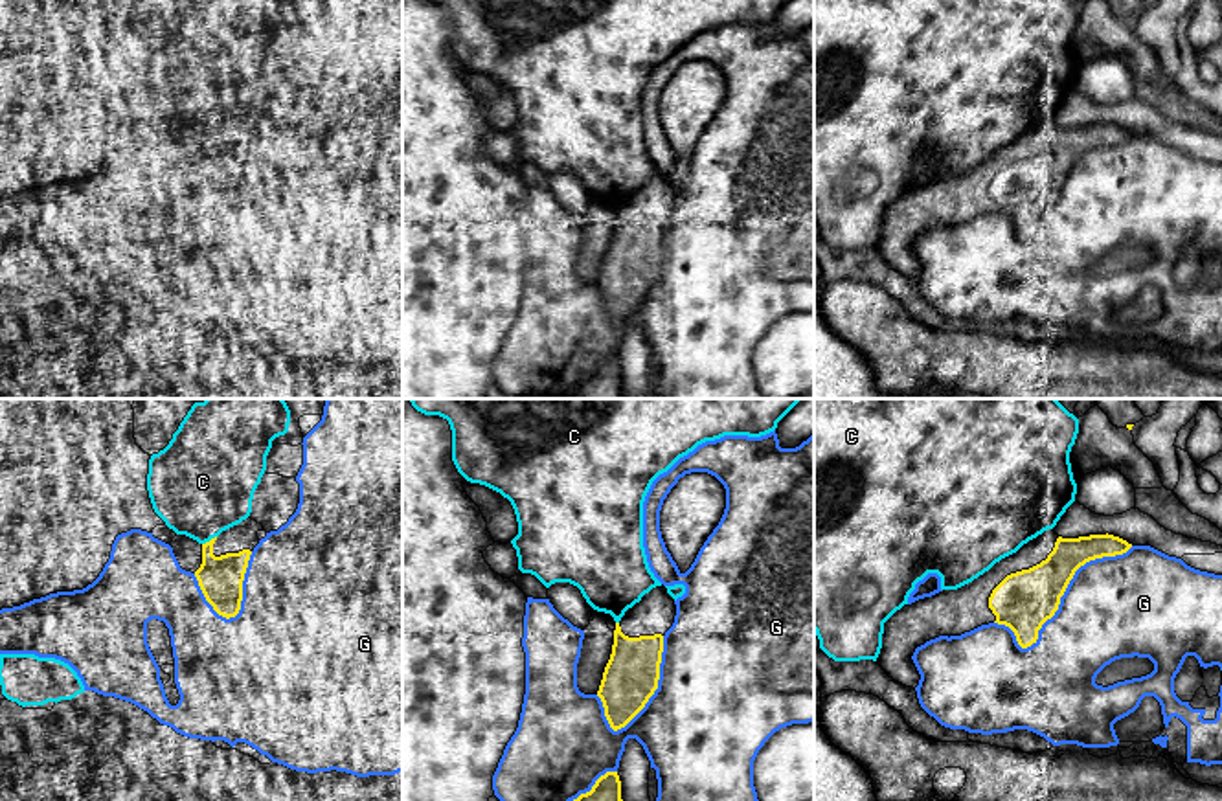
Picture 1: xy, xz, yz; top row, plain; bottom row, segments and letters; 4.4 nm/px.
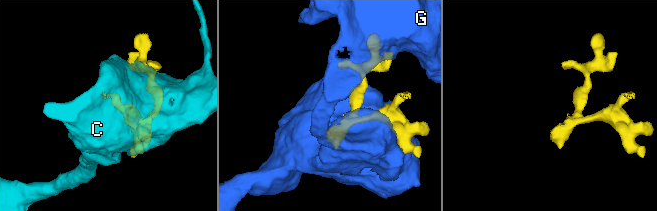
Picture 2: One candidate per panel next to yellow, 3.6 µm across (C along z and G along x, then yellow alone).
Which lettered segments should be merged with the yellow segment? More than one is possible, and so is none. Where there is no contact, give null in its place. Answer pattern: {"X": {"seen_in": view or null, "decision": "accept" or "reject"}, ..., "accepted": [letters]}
{"C": {"seen_in": "xy", "decision": "reject"}, "G": {"seen_in": "yz", "decision": "reject"}, "accepted": []}

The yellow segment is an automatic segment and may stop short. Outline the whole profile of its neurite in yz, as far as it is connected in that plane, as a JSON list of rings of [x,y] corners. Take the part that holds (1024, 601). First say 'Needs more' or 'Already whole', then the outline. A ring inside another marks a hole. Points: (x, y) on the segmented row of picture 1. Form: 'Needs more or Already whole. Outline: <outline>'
Needs more. Outline: [[[1047,529],[972,582],[897,610],[884,623],[877,663],[895,682],[915,689],[921,674],[911,656],[917,647],[939,636],[961,636],[998,623],[1009,626],[1018,645],[1027,649],[1058,610],[1060,597],[1081,566],[1123,555],[1130,547],[1108,533],[1062,538]]]

